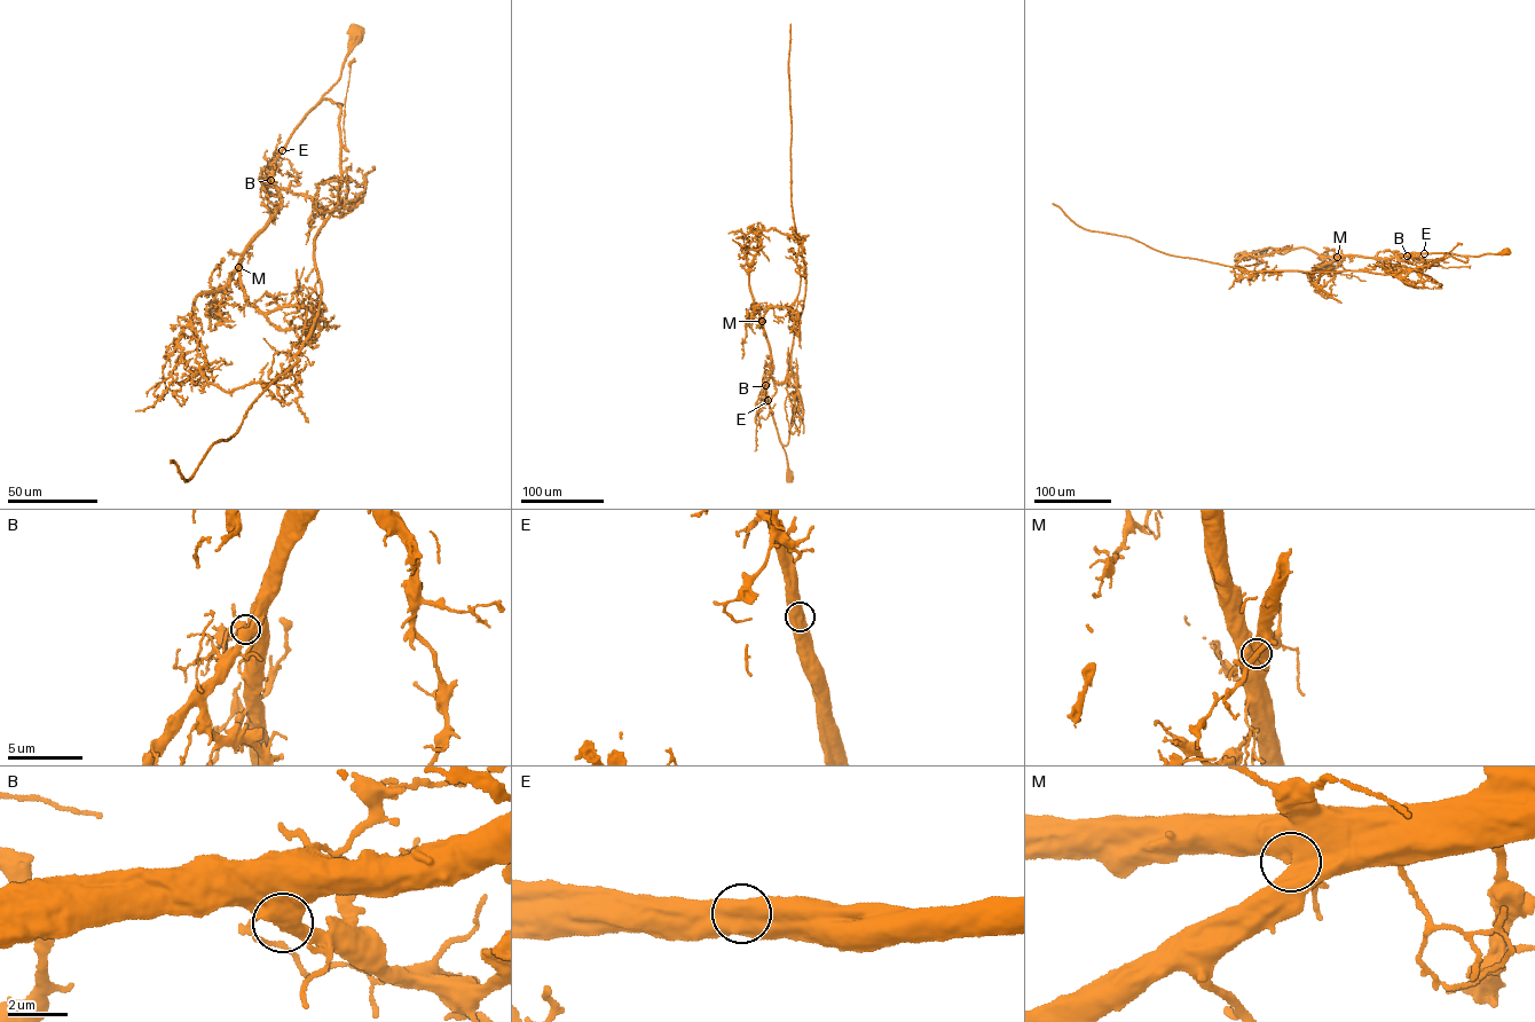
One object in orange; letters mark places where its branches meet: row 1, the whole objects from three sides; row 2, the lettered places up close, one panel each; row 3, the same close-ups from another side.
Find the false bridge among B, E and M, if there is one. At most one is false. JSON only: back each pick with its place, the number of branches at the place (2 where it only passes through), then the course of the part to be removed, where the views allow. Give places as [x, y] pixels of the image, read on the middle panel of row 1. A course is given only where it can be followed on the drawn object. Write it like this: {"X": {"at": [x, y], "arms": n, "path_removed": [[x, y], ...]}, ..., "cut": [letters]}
{"cut": []}

